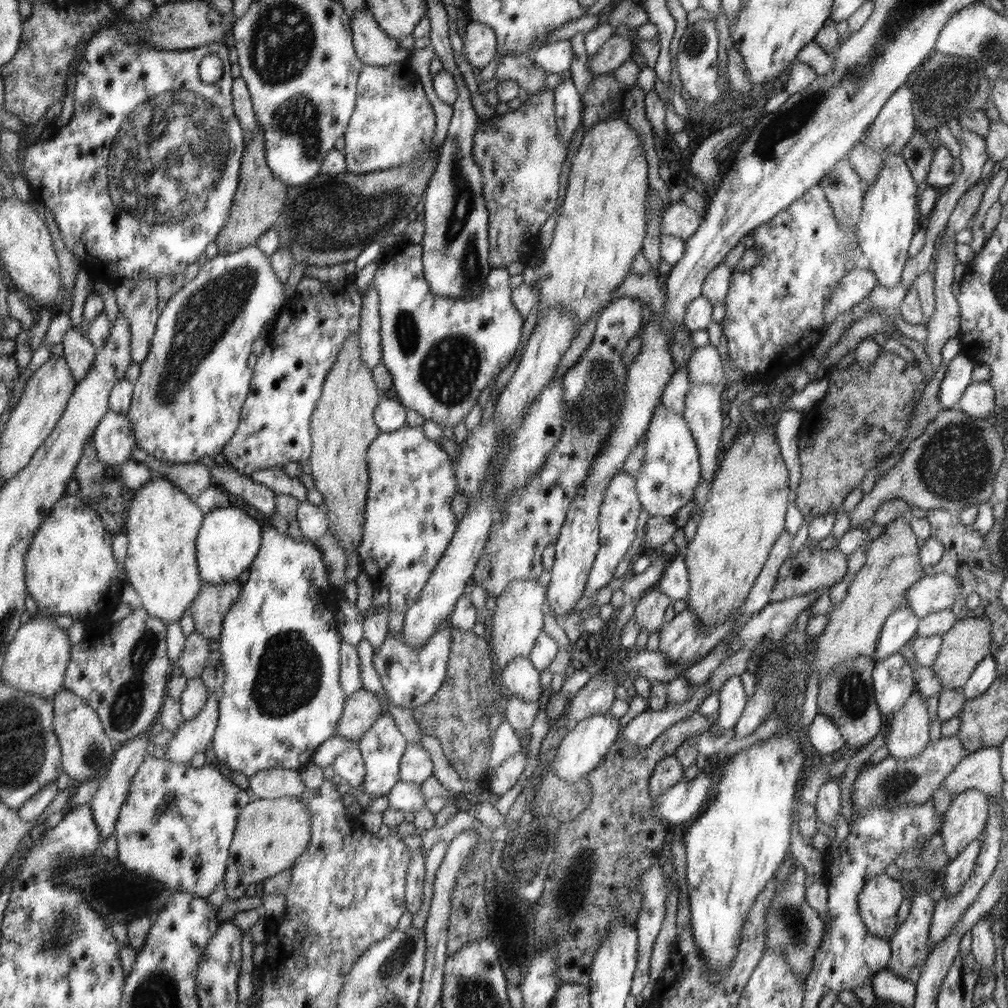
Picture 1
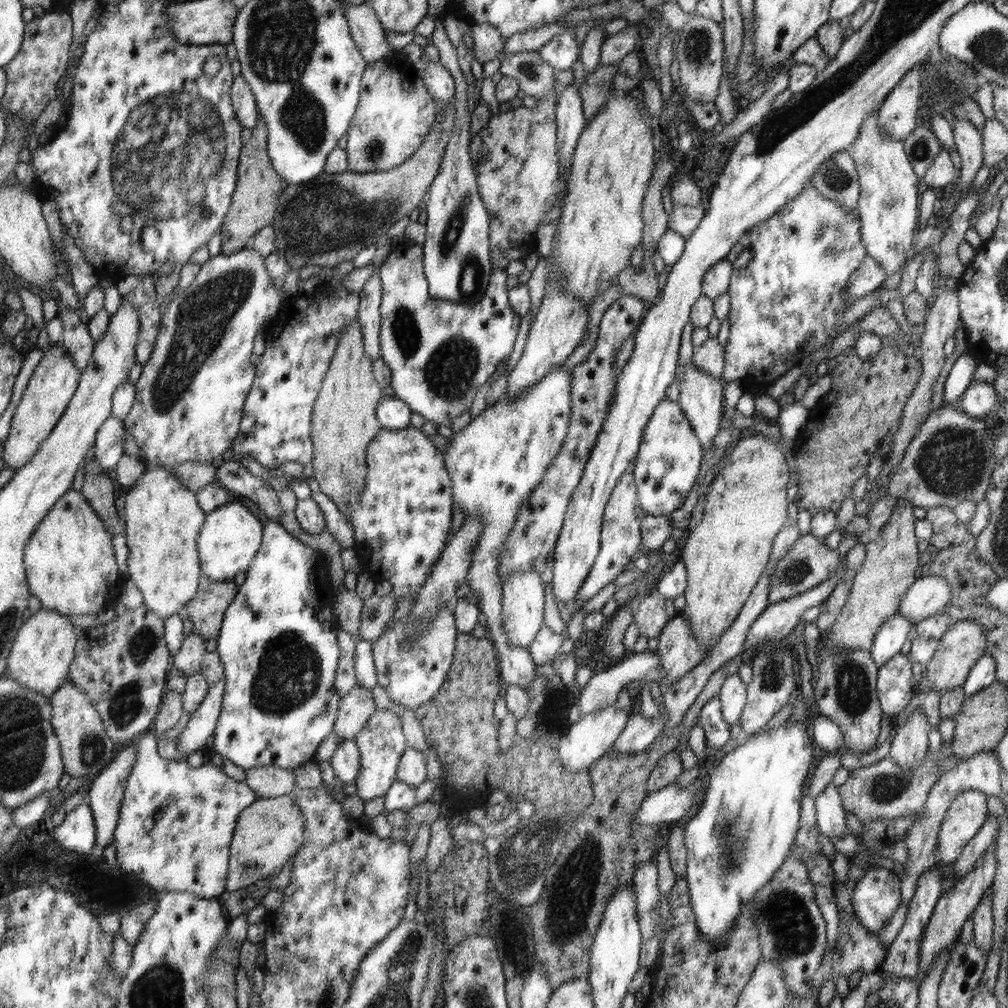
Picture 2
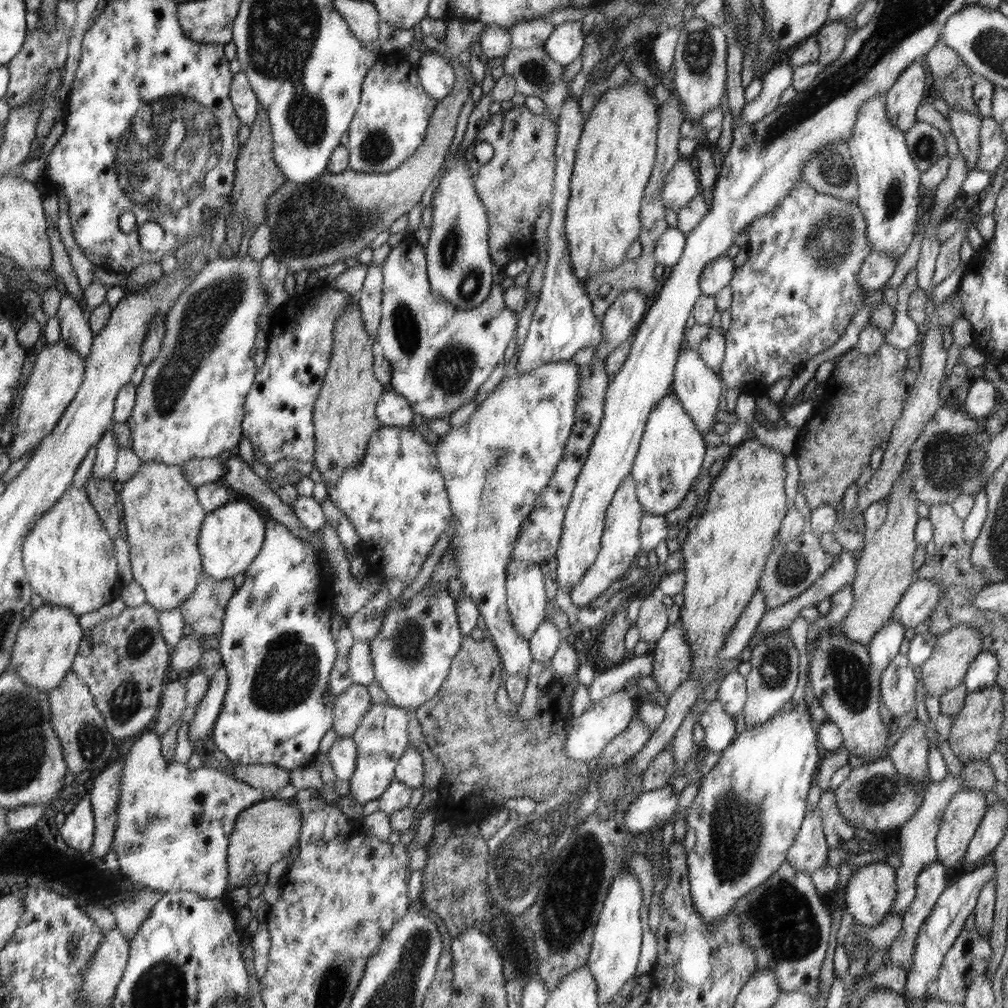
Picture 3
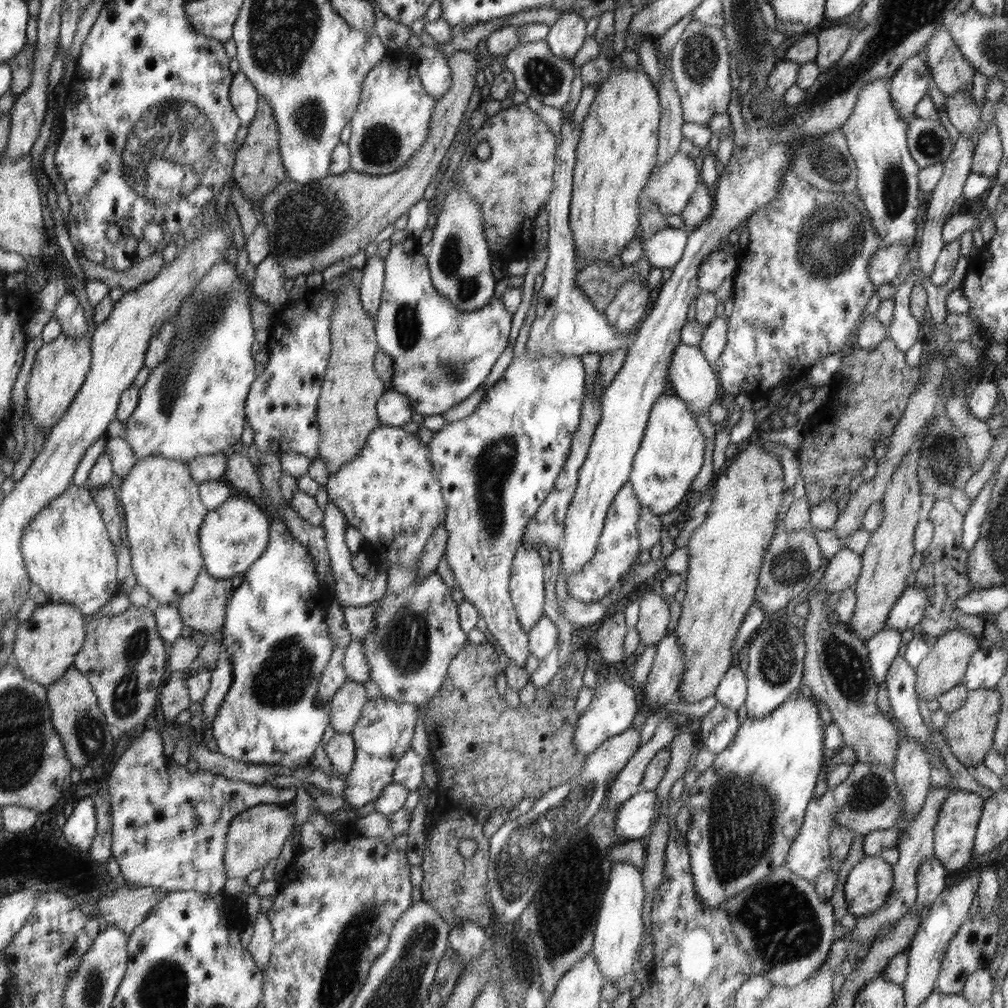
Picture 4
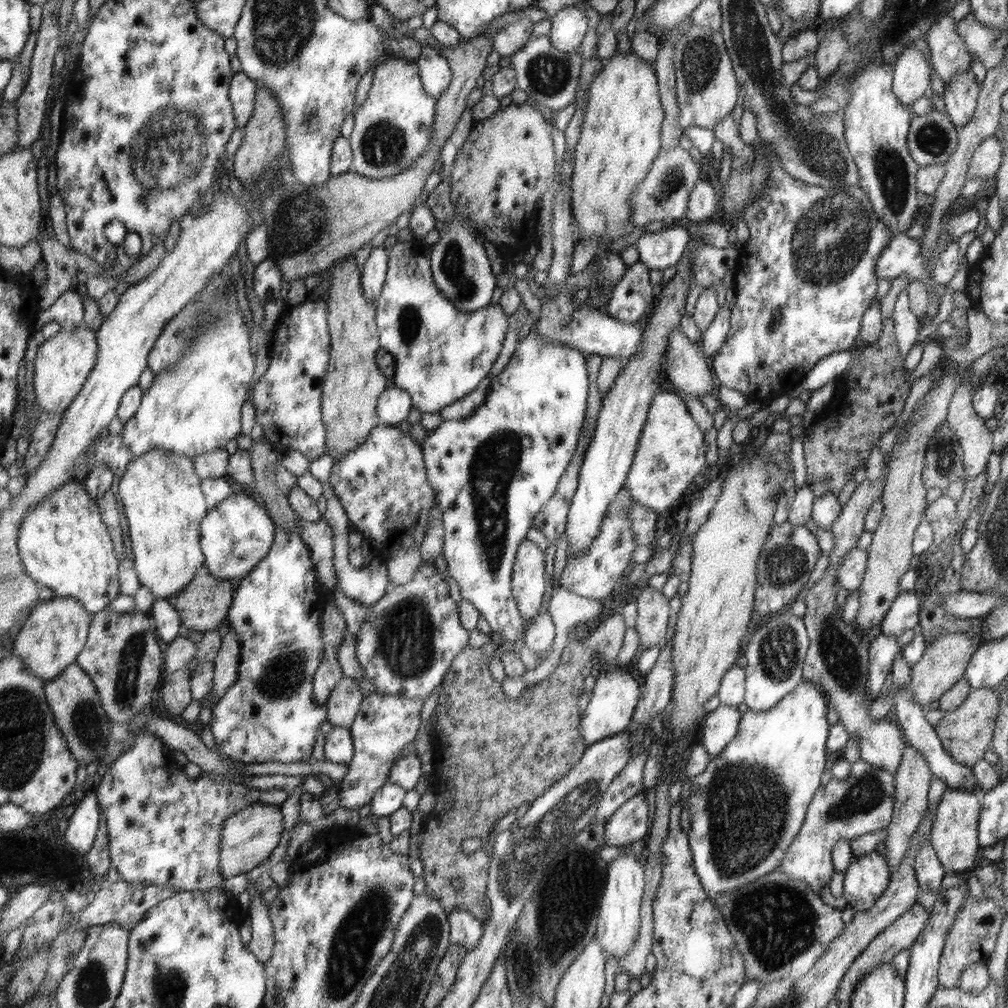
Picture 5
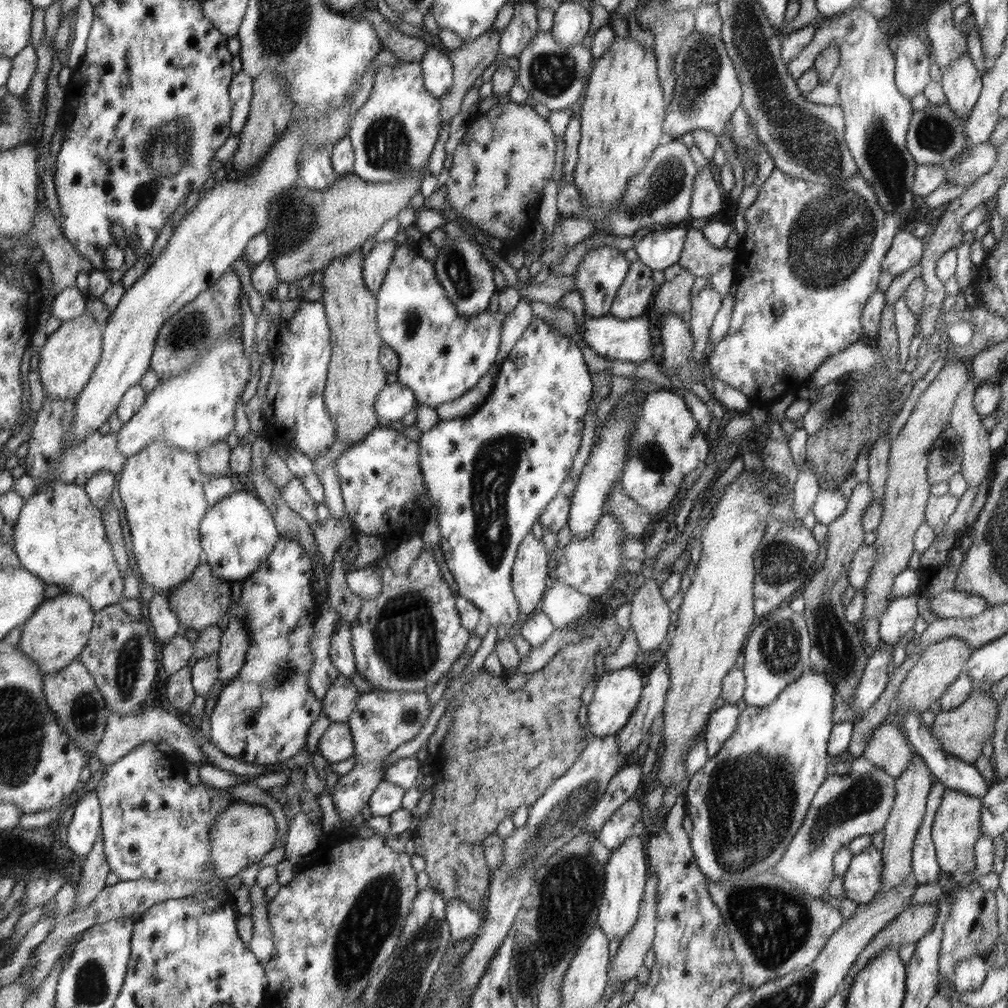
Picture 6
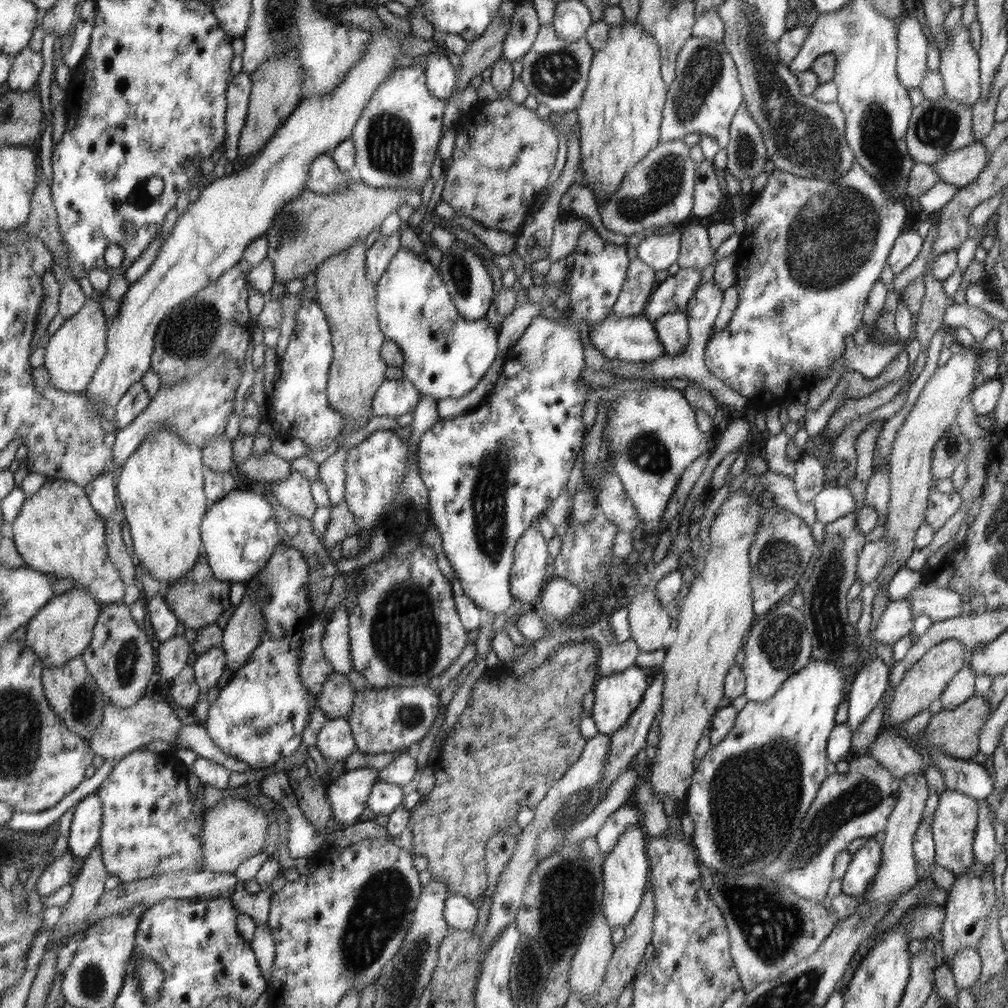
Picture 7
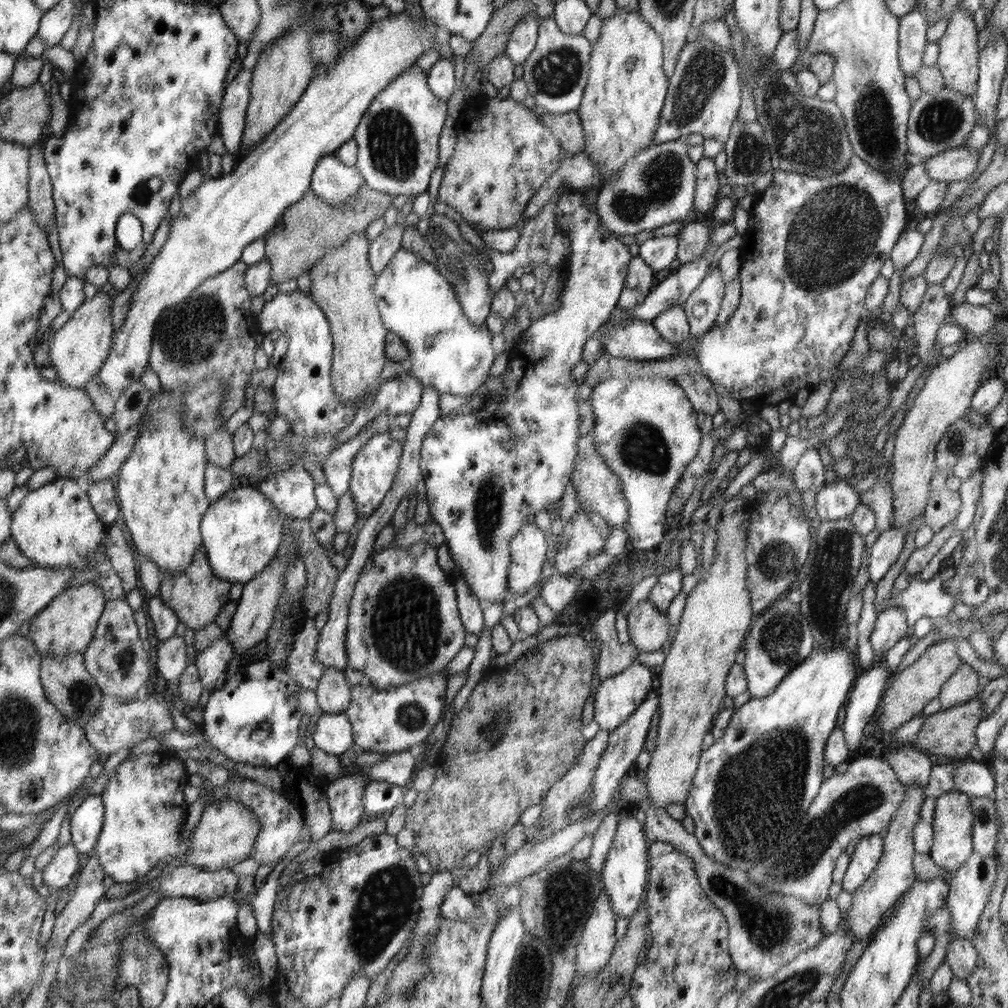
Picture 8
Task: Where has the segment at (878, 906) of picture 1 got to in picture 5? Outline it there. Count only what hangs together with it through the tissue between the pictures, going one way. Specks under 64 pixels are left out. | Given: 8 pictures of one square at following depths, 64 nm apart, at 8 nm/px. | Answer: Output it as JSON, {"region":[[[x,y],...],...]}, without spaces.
{"region":[[[878,851],[858,855],[844,871],[842,899],[856,912],[867,912],[881,899],[891,881],[890,866]]]}

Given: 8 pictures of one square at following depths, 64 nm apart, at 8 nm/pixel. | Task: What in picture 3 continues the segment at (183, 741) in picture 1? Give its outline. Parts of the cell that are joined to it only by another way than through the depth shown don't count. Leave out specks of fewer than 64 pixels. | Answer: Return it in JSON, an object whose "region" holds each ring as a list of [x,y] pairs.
{"region":[[[222,666],[212,676],[209,690],[201,704],[196,707],[194,719],[189,724],[188,740],[192,746],[194,746],[194,742],[212,732],[212,727],[222,708],[226,690],[228,690],[228,676],[226,667]]]}

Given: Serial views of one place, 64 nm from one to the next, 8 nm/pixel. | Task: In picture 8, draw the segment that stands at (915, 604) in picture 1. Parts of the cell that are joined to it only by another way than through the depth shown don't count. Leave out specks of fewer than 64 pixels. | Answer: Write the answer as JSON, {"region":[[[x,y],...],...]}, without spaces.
{"region":[[[896,606],[880,611],[870,633],[873,652],[883,655],[899,640],[906,637],[910,628],[910,624],[906,622],[906,612],[902,608]]]}

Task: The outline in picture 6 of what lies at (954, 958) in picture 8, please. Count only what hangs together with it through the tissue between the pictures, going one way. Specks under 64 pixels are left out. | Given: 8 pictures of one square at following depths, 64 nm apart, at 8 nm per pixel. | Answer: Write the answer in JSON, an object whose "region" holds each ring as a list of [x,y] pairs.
{"region":[[[970,956],[956,963],[956,971],[952,978],[953,986],[958,992],[974,992],[987,978],[990,967],[980,956]]]}

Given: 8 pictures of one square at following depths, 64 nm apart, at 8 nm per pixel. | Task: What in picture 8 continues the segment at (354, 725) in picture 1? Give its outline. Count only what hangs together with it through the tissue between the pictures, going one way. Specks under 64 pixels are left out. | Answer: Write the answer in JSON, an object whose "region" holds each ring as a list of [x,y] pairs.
{"region":[[[326,667],[314,691],[324,713],[344,713],[350,706],[350,684],[340,670]]]}

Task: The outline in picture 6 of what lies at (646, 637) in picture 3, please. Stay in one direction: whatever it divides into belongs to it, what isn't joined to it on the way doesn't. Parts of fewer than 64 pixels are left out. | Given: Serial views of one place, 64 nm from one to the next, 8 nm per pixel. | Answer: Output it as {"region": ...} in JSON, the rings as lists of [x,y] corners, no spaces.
{"region":[[[654,570],[653,577],[639,587],[629,602],[632,606],[630,629],[636,634],[642,653],[650,653],[660,648],[672,624],[672,612],[656,581],[658,573]]]}

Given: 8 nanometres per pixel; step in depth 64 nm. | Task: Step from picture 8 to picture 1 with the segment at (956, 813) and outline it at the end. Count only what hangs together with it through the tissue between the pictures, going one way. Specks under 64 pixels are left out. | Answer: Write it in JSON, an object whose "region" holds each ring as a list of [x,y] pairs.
{"region":[[[966,790],[952,800],[942,815],[940,834],[944,838],[944,852],[950,859],[983,834],[990,808],[988,798],[981,790]]]}

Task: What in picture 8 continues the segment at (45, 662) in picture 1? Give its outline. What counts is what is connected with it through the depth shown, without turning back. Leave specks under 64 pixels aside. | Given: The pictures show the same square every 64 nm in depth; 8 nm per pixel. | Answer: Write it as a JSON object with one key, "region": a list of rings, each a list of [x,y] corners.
{"region":[[[94,582],[68,587],[52,601],[48,608],[42,609],[36,618],[30,620],[27,636],[37,646],[41,658],[46,658],[46,655],[84,654],[89,648],[90,641],[93,640],[107,601],[102,589],[94,585]]]}

